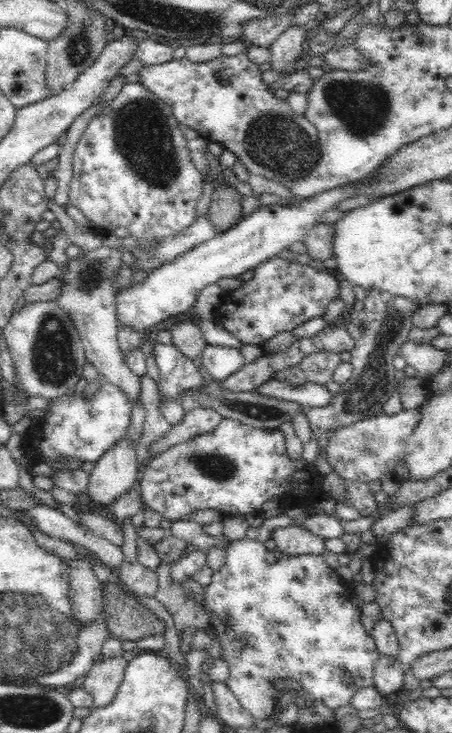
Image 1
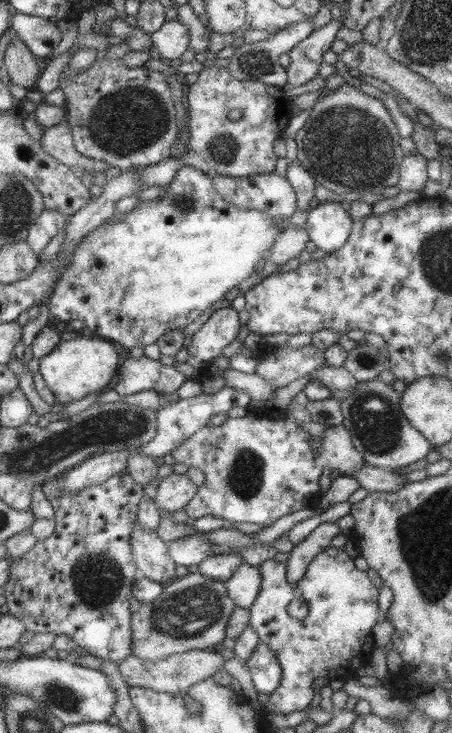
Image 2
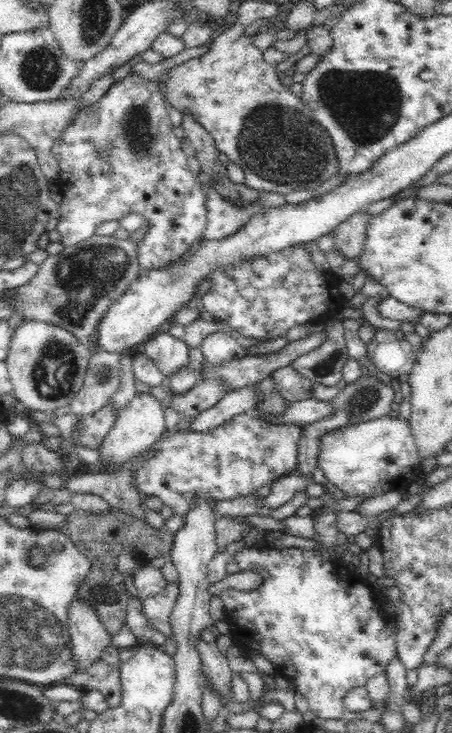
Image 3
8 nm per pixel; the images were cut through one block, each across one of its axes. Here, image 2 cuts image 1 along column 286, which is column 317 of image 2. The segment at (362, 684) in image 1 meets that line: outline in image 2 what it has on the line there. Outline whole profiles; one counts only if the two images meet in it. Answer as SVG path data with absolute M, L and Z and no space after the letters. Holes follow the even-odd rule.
M330 545L324 548L309 562L303 576L295 583L286 581L286 563L268 559L261 561L257 566L261 575L259 592L248 608L250 611L249 625L256 632L261 643L266 644L273 652L281 668L279 686L271 693L265 704L268 713L287 715L288 713L303 710L307 707L306 695L311 691L311 682L317 678L324 679L351 679L362 669L369 667L372 650L375 648L371 628L379 622L377 609L377 588L371 584L365 571L355 568L353 559L343 548L334 548ZM303 597L308 605L308 613L301 620L293 619L286 613L287 604L293 598Z

